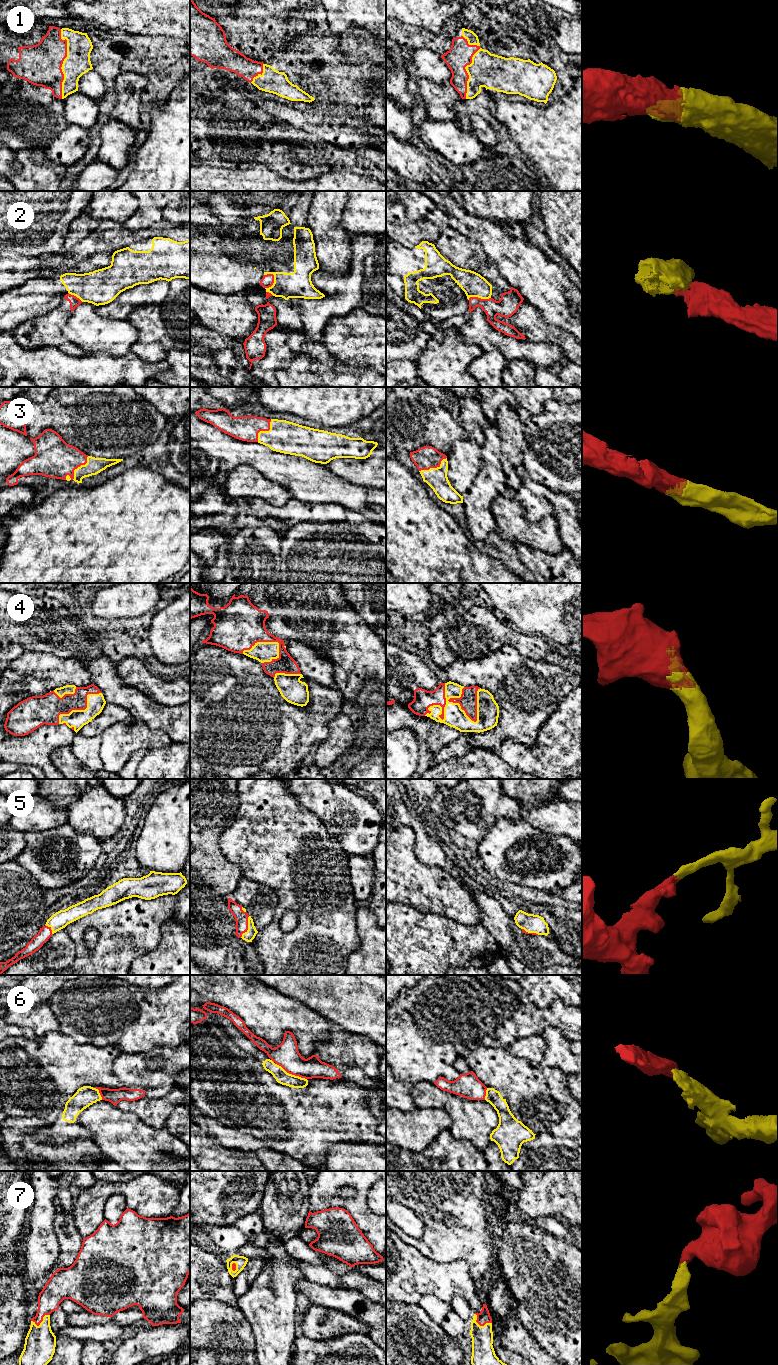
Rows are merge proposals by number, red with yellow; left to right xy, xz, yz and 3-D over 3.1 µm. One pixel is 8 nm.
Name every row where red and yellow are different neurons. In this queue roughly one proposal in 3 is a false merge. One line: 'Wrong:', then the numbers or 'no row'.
Wrong: 2, 6

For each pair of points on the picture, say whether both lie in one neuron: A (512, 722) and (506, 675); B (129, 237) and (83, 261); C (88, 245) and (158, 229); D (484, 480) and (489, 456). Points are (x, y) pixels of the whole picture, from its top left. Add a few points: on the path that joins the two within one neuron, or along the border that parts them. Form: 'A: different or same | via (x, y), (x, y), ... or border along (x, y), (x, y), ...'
A: same | via (512, 710), (512, 687)
B: same | via (118, 239), (106, 242), (94, 254)
C: same | via (105, 243), (124, 237), (141, 235)
D: same | via (486, 474), (489, 471), (489, 462)

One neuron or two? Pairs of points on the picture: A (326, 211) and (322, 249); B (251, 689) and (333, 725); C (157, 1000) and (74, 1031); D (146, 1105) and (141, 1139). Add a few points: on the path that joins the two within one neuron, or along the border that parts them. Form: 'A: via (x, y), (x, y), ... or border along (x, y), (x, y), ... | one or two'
A: via (325, 220), (325, 240) | one
B: border along (341, 712), (328, 723), (328, 735), (322, 741) | two
C: via (136, 1016), (95, 1016) | one
D: border along (130, 1110), (144, 1122), (154, 1127), (164, 1127) | two

